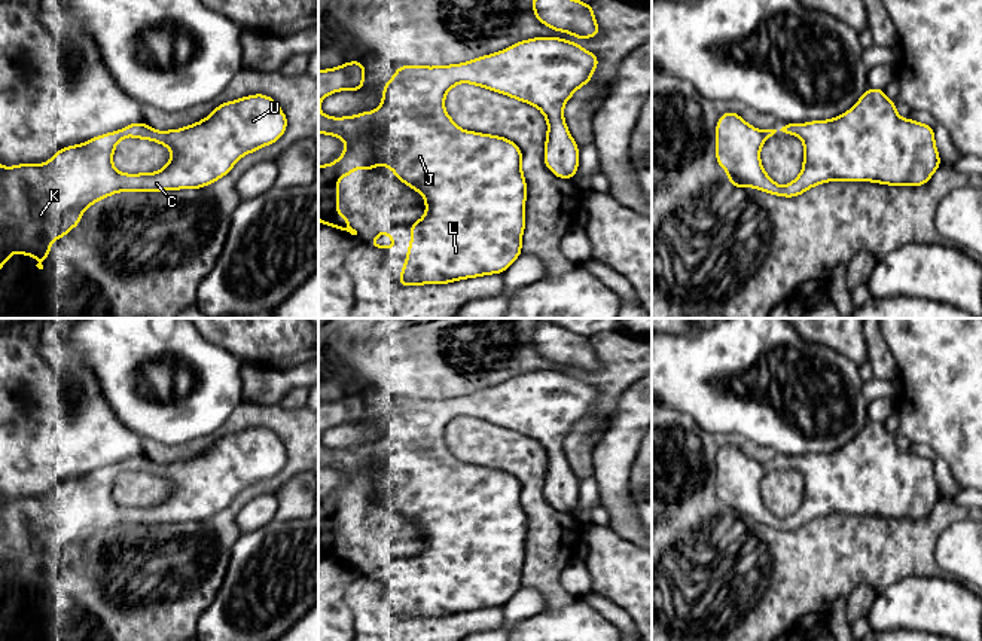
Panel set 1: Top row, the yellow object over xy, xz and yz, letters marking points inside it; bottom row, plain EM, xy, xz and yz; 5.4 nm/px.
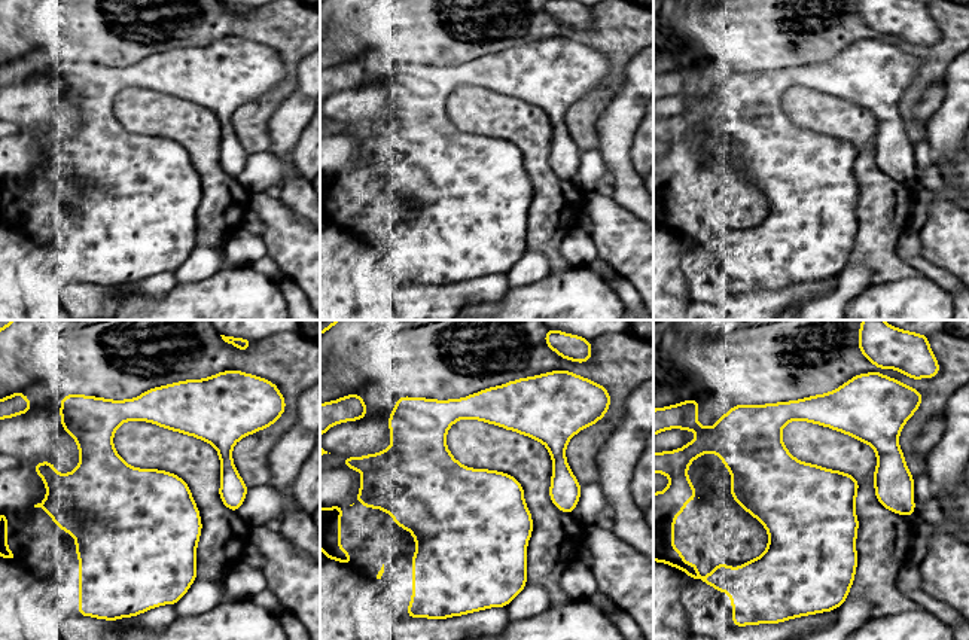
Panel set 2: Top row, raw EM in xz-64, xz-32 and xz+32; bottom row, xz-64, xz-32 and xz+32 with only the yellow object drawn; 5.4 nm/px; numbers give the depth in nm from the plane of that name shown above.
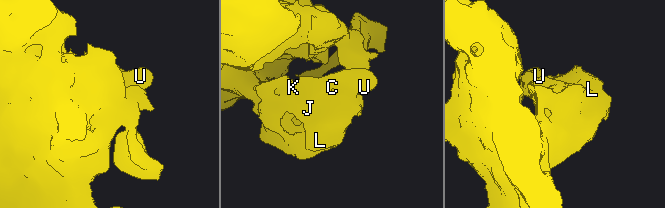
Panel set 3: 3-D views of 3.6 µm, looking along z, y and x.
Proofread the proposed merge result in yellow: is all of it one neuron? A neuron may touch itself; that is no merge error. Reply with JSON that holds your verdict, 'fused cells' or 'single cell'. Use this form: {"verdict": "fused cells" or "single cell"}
{"verdict": "single cell"}

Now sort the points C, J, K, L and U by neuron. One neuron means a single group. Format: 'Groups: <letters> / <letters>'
Groups: C J K L U

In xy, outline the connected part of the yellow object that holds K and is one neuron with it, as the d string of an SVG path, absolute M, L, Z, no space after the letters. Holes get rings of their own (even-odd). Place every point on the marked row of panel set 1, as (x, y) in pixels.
M256 94L240 100L228 101L216 107L205 119L180 129L158 131L138 123L126 125L119 131L101 134L82 144L62 147L45 164L19 164L13 167L0 165L0 269L19 251L39 260L36 265L43 269L42 262L48 260L51 245L55 239L65 236L80 223L82 213L92 204L118 192L162 192L179 189L205 187L223 175L246 155L260 147L274 144L287 128L287 117L275 100L268 95ZM126 138L150 140L165 146L171 152L170 162L156 173L125 174L115 168L113 153L116 144Z

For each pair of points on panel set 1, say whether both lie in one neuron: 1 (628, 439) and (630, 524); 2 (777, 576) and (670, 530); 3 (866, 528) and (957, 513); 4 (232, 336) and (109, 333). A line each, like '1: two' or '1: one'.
1: one
2: one
3: one
4: two

